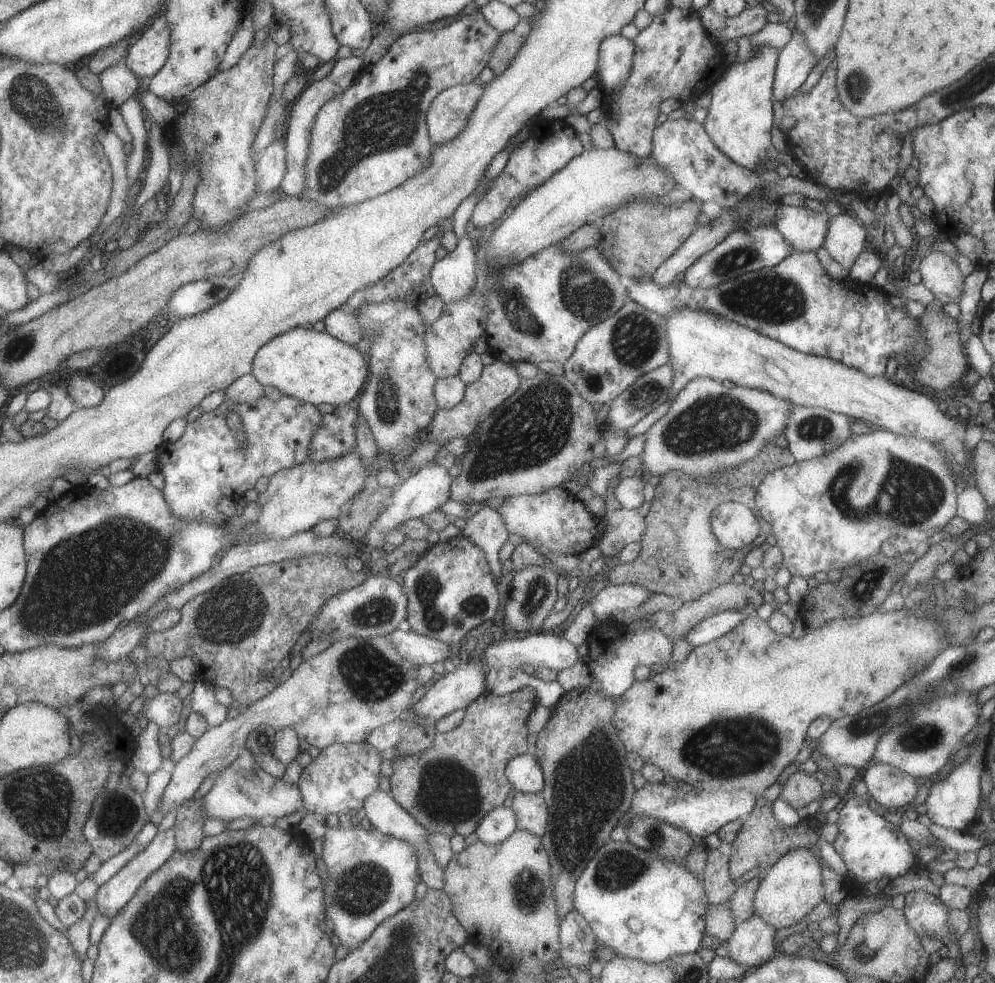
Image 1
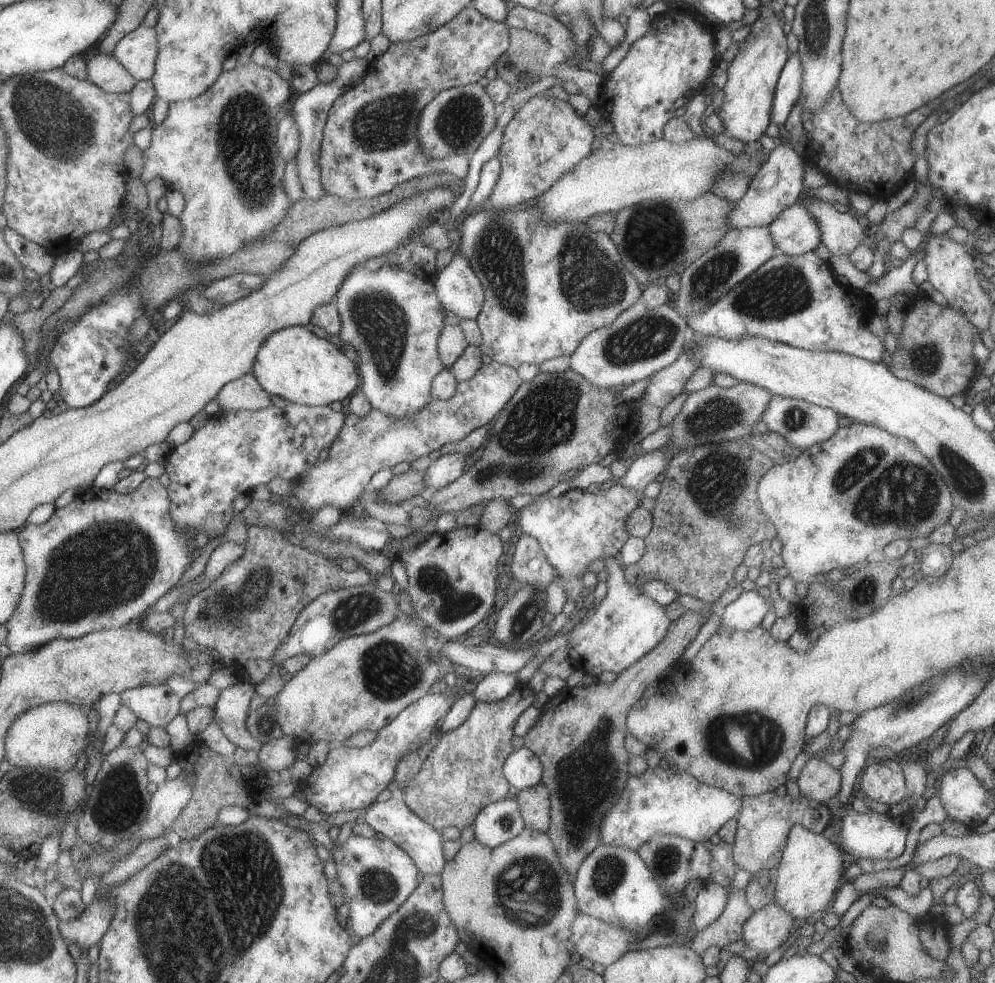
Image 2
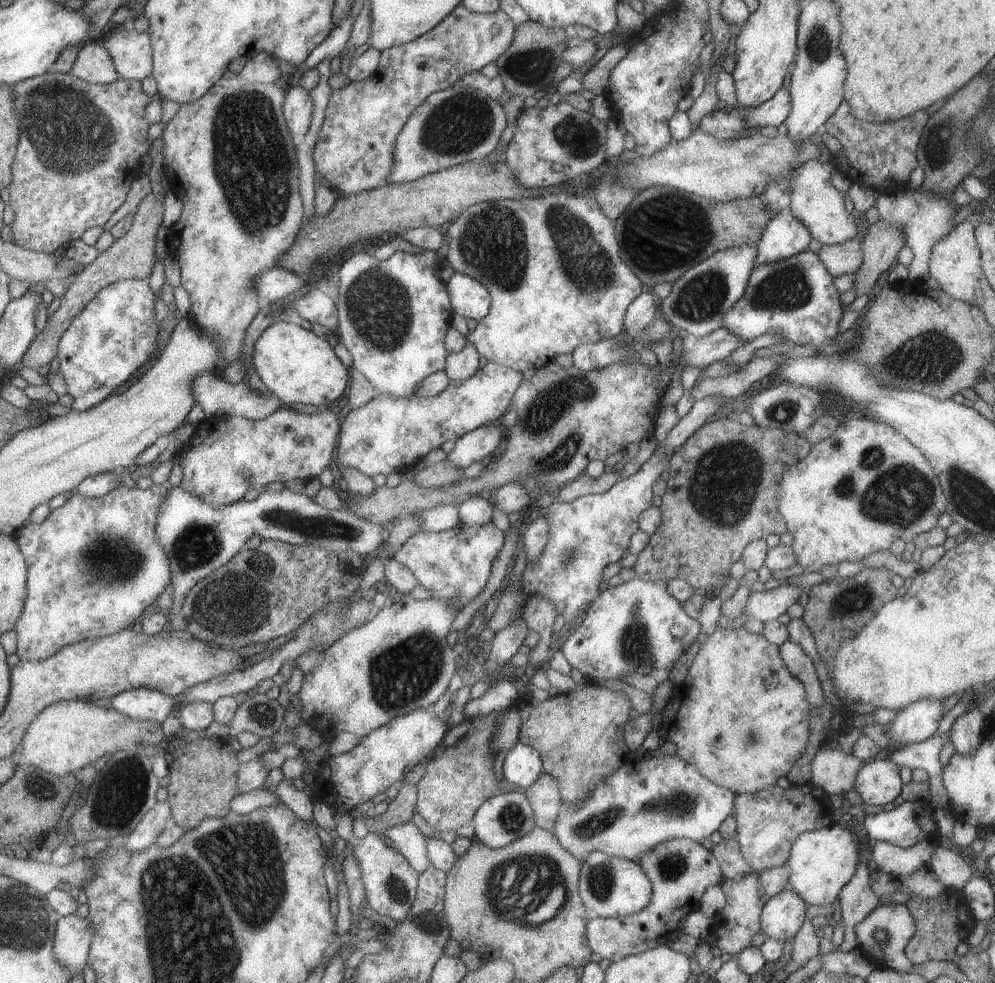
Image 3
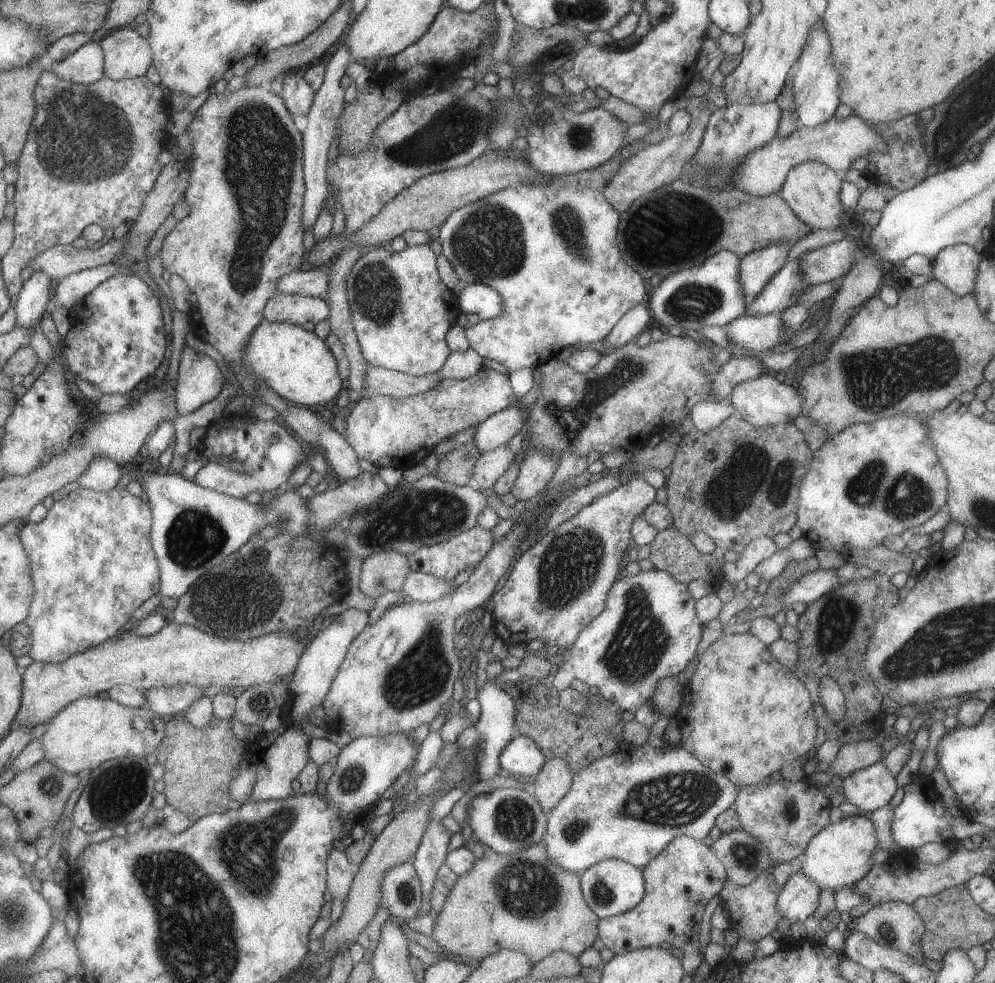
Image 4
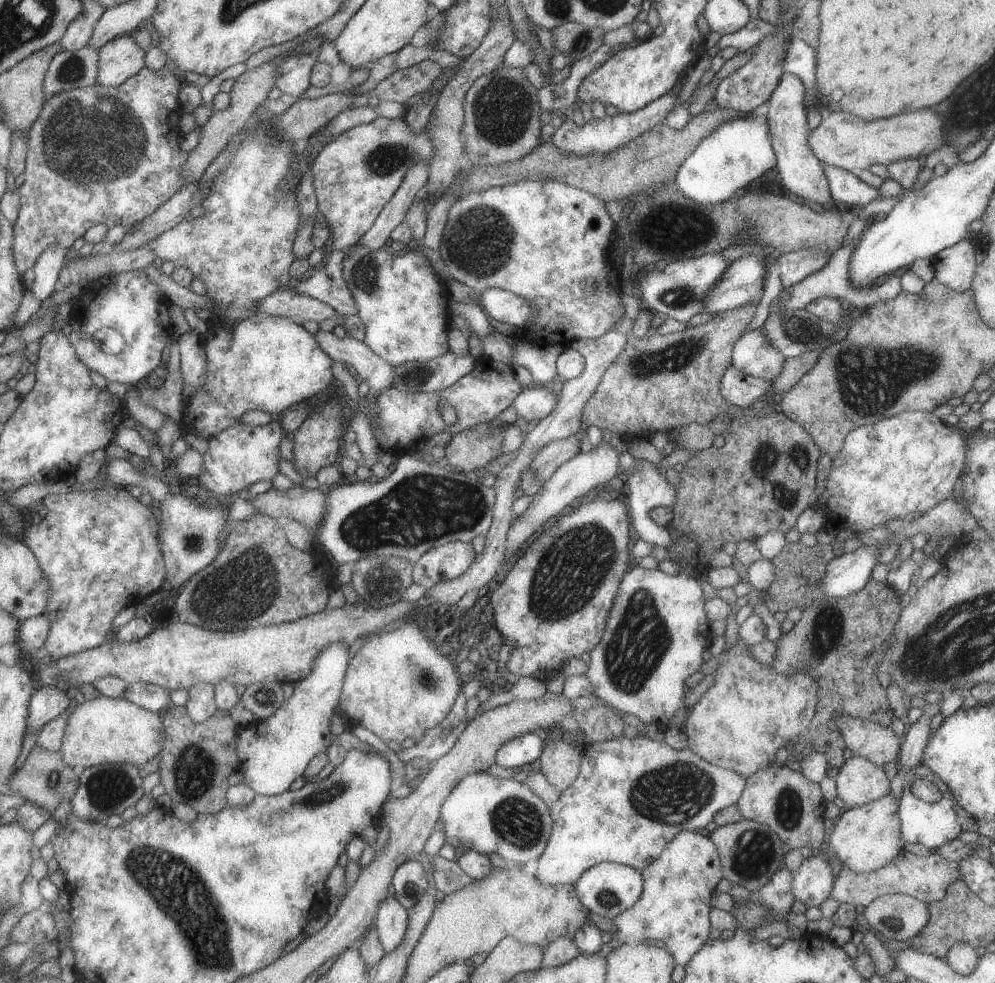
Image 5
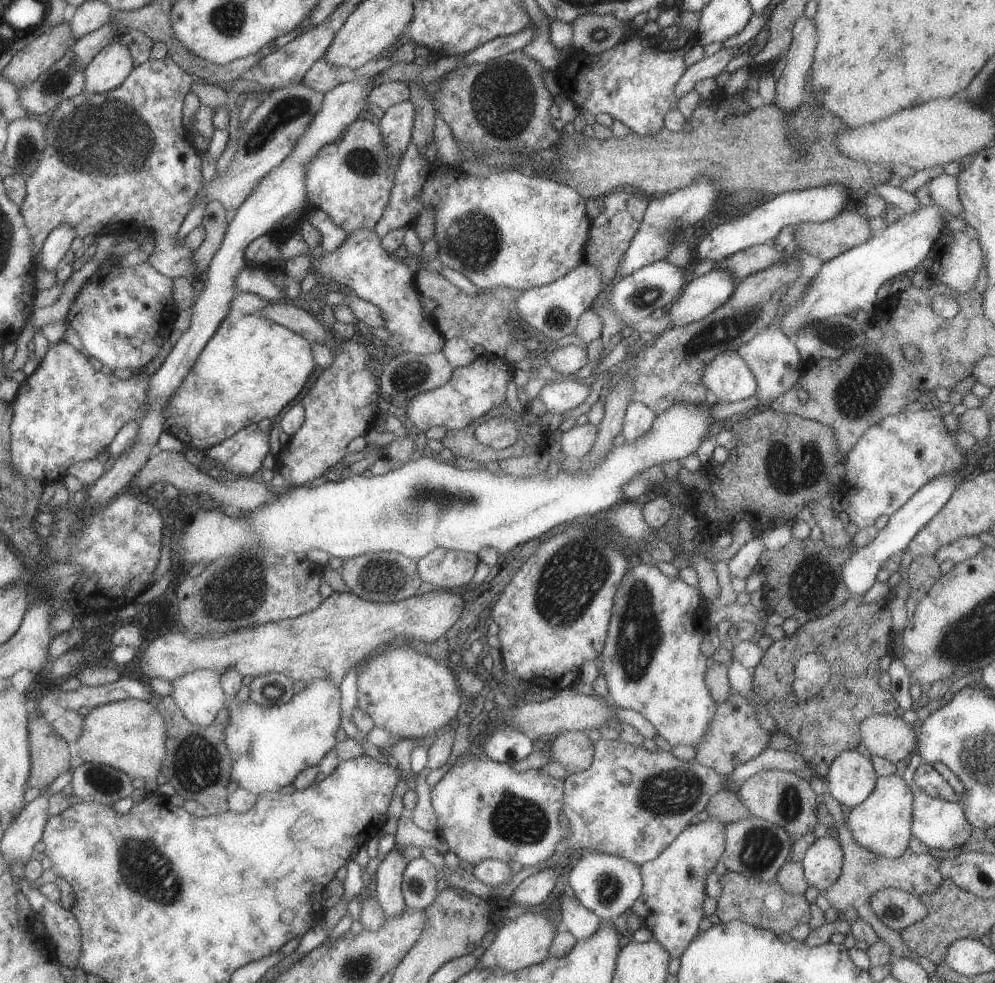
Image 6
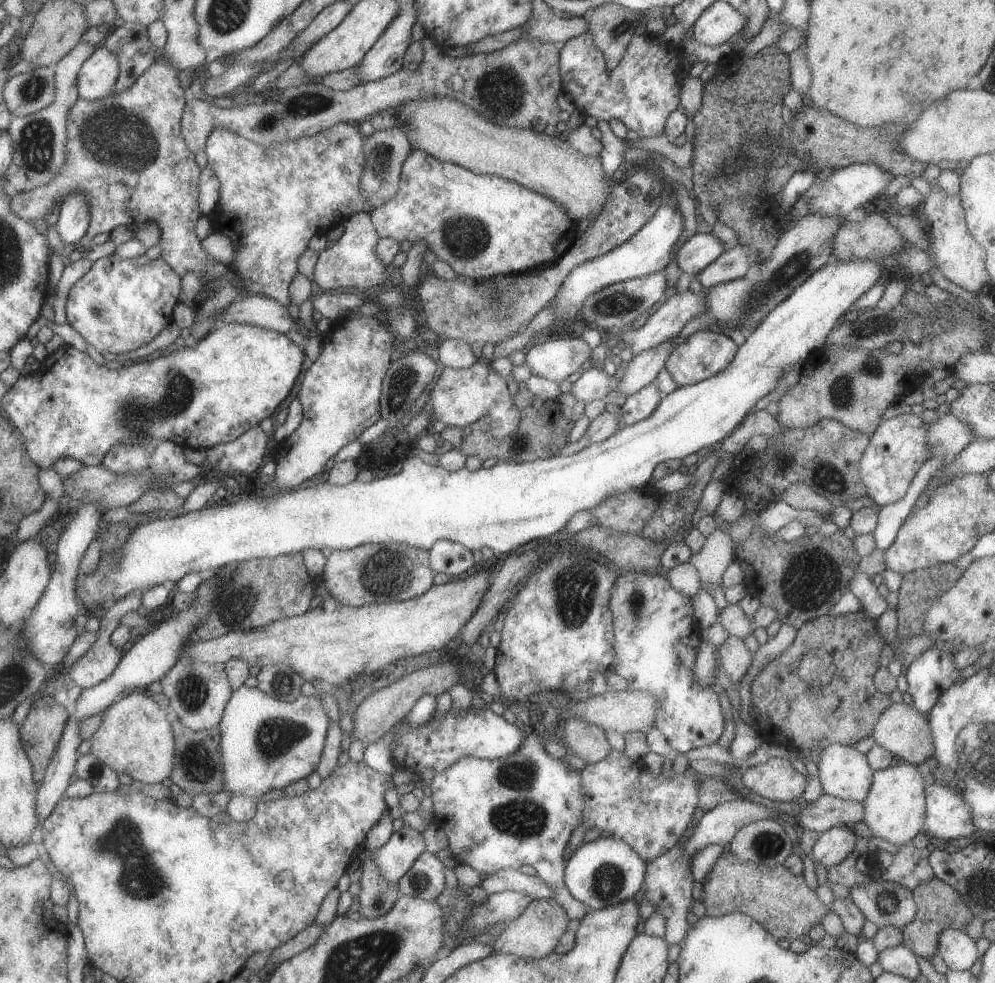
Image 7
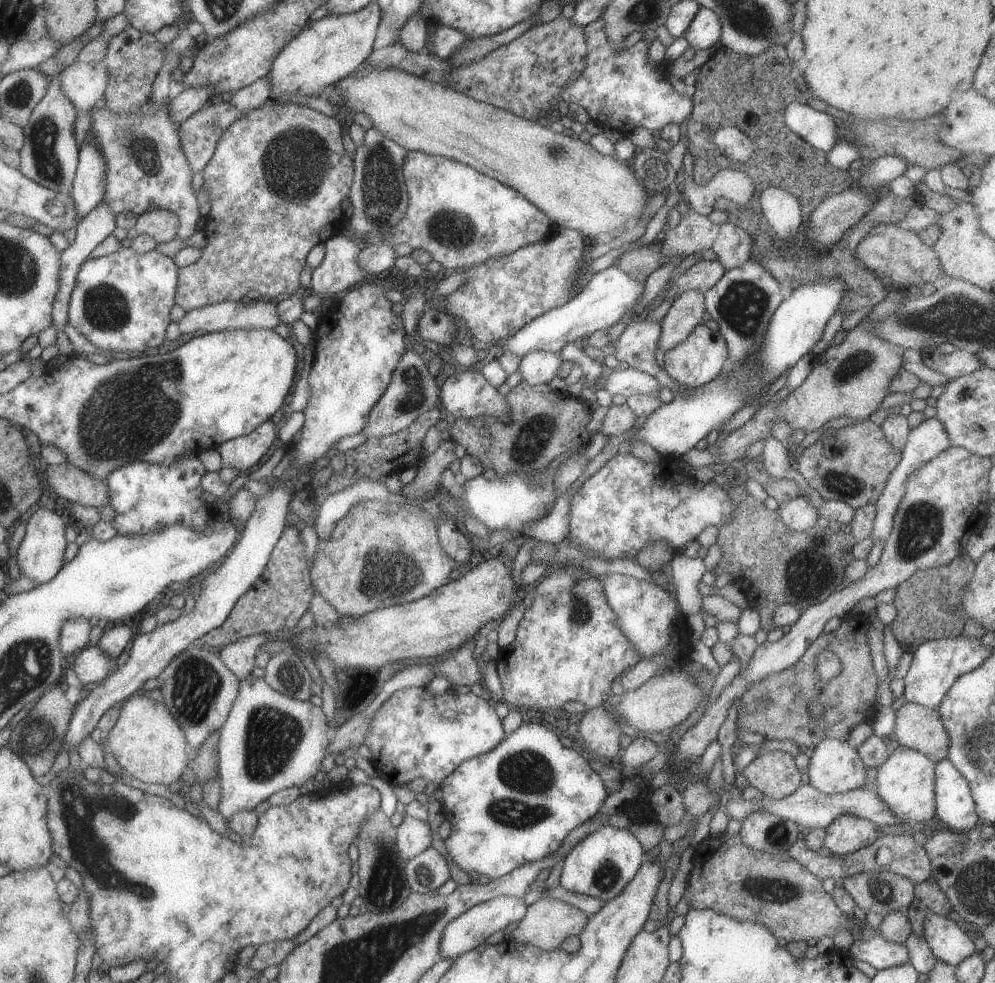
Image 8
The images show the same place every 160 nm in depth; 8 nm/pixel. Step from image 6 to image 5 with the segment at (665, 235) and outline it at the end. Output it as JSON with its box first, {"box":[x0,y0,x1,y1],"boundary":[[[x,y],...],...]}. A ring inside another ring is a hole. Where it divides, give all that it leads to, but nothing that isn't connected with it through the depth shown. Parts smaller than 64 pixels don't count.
{"box":[671,107,776,205],"boundary":[[[763,107],[759,111],[755,110],[751,114],[745,114],[743,117],[737,117],[719,125],[701,142],[698,142],[697,148],[694,148],[693,152],[681,163],[671,186],[679,188],[680,193],[689,200],[701,202],[702,205],[718,205],[732,197],[737,188],[741,189],[751,180],[773,169],[775,161],[776,158],[768,139],[767,119]]]}

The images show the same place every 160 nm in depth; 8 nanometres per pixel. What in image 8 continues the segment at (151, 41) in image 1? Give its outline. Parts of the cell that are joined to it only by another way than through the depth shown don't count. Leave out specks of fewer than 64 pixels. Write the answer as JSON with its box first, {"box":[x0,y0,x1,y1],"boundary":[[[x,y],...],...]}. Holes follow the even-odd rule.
{"box":[57,62,108,112],"boundary":[[[71,62],[57,76],[61,93],[78,112],[91,110],[102,102],[108,80],[102,62]]]}

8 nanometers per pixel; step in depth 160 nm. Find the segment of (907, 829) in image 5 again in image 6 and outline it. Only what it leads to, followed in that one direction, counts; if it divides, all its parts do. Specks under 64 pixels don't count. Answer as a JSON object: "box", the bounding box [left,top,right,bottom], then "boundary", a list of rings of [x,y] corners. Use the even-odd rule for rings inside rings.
{"box":[903,752,972,850],"boundary":[[[913,752],[909,758],[909,763],[903,772],[903,780],[913,793],[911,834],[918,838],[929,849],[939,848],[949,850],[950,848],[961,847],[971,838],[972,826],[967,822],[964,810],[957,802],[949,802],[939,798],[930,797],[924,791],[916,787],[912,779],[915,768],[922,764],[924,760],[916,752]]]}

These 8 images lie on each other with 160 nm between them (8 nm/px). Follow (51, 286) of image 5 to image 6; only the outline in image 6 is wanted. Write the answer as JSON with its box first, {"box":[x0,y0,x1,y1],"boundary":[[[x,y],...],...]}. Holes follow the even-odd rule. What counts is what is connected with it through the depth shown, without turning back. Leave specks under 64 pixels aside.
{"box":[40,223,76,271],"boundary":[[[67,223],[60,224],[53,231],[49,231],[43,246],[40,248],[44,269],[52,271],[67,252],[69,243],[76,237],[75,229]]]}

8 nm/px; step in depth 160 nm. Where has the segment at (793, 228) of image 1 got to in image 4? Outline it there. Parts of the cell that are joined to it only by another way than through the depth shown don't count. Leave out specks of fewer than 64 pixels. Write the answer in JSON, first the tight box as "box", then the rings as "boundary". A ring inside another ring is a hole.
{"box":[739,245,794,305],"boundary":[[[785,245],[768,247],[748,252],[739,259],[739,280],[742,299],[748,305],[767,284],[768,280],[794,254]]]}

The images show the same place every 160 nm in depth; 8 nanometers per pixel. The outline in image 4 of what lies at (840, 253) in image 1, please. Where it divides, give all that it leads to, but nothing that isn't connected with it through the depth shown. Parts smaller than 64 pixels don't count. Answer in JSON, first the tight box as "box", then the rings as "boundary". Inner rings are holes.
{"box":[777,161,846,230],"boundary":[[[815,161],[800,162],[787,171],[777,194],[787,203],[794,215],[812,230],[837,228],[846,223],[838,195],[841,181],[841,175],[824,164]]]}

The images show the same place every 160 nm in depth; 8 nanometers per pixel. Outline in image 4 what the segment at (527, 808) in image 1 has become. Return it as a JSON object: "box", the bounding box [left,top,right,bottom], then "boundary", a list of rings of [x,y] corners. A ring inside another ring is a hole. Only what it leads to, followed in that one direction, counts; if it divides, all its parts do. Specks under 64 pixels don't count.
{"box":[530,757,572,814],"boundary":[[[561,757],[545,759],[539,772],[530,781],[532,784],[530,791],[546,814],[569,790],[572,776],[568,764]]]}

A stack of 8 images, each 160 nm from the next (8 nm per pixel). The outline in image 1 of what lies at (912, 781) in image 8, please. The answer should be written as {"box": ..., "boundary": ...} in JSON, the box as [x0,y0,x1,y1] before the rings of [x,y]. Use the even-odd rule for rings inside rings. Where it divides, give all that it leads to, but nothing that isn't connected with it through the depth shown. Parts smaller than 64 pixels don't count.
{"box":[753,847,825,930],"boundary":[[[797,847],[784,852],[774,863],[769,863],[761,874],[762,880],[753,899],[754,914],[775,930],[799,922],[823,901],[823,879],[821,879],[823,866],[825,864],[821,858],[815,858],[810,848]]]}

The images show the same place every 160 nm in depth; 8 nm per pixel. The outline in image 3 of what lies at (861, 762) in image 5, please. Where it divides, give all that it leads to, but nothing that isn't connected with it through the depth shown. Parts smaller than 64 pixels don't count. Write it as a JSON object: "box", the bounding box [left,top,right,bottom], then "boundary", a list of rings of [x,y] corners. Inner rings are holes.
{"box":[853,758,901,807],"boundary":[[[889,758],[871,759],[857,771],[853,788],[859,795],[861,805],[872,804],[881,807],[901,792],[898,766]]]}

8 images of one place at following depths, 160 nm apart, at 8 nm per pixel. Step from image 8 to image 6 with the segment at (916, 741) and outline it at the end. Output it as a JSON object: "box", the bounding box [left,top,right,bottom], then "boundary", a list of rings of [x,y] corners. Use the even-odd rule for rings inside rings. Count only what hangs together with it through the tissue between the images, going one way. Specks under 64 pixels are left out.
{"box":[858,713,915,763],"boundary":[[[879,713],[868,716],[859,723],[858,732],[861,736],[861,744],[864,744],[871,756],[878,756],[896,763],[915,752],[915,732],[911,728],[911,723],[906,723],[899,715]]]}

